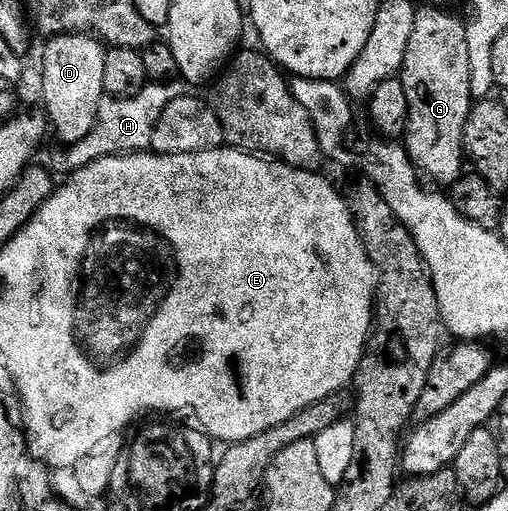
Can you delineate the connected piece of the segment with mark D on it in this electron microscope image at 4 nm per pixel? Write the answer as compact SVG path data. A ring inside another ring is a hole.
M65 33L53 36L49 40L46 52L42 55L42 95L47 118L53 134L54 131L64 145L78 145L78 142L87 140L97 121L100 103L106 96L103 89L104 67L107 48L95 36L89 33Z

